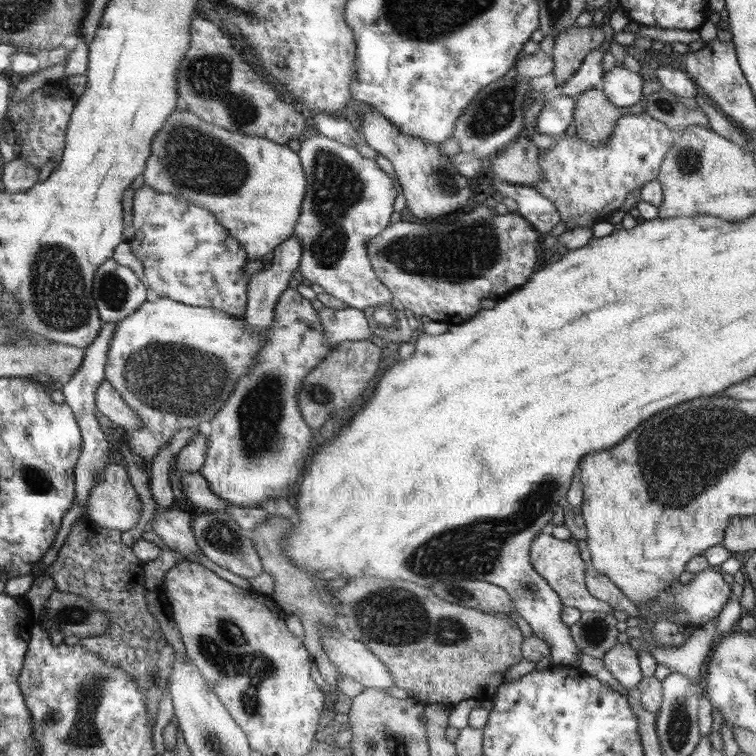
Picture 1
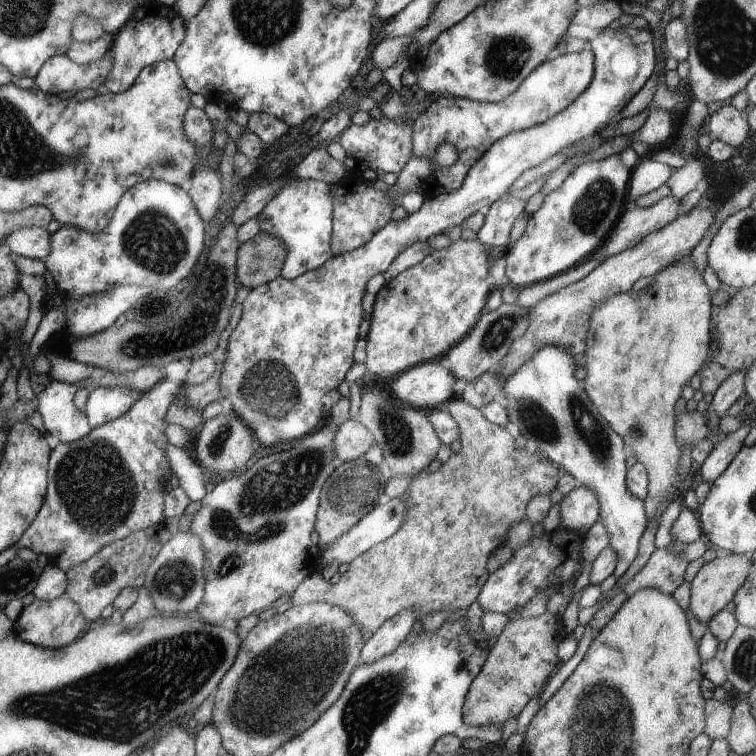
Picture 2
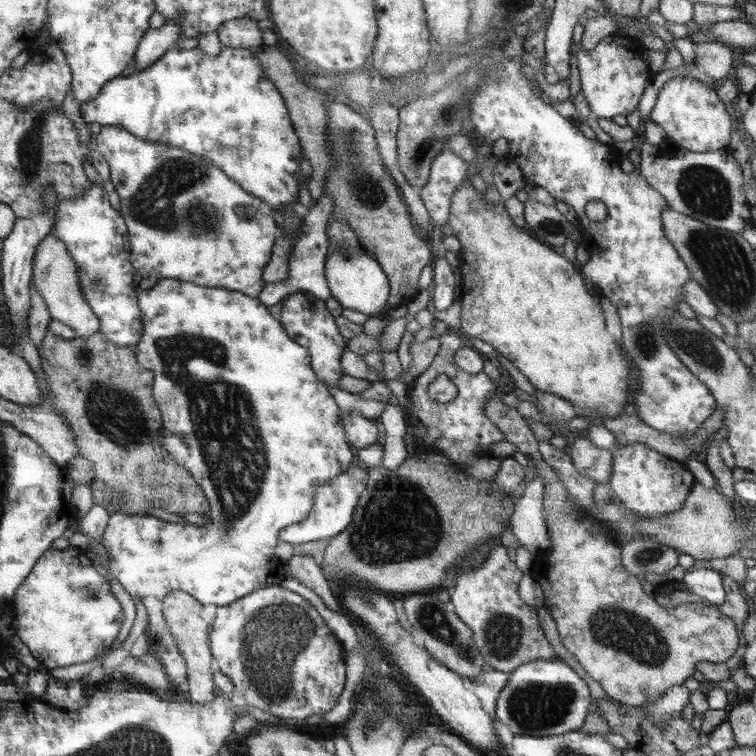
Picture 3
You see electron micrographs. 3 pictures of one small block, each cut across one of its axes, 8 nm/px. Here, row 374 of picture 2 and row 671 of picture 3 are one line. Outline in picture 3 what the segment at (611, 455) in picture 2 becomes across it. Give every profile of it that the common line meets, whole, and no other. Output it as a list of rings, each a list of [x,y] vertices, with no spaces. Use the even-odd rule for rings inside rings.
[[[561,658],[536,659],[523,664],[509,674],[507,685],[502,688],[496,699],[494,717],[509,726],[514,735],[558,736],[579,730],[588,716],[588,706],[592,704],[592,696],[586,680],[582,680],[574,670]]]

